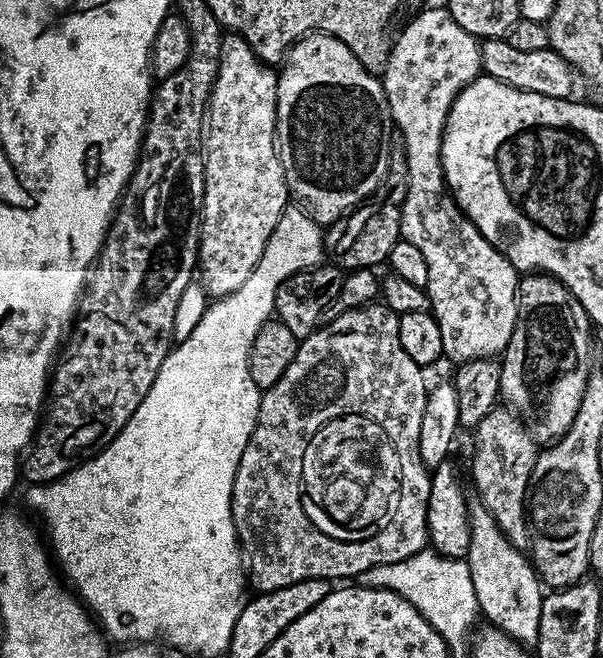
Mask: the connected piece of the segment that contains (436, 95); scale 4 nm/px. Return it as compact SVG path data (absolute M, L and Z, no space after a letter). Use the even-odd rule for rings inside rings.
M447 7L424 8L395 37L390 62L386 66L382 83L388 105L392 111L392 123L398 129L408 155L408 193L402 206L400 234L418 250L430 266L427 293L431 313L442 330L444 356L459 366L471 360L487 360L503 353L516 329L518 297L521 277L512 265L470 222L464 211L456 204L448 183L444 180L444 167L440 151L444 145L444 127L452 104L464 87L481 75L481 41L471 36L448 13Z

